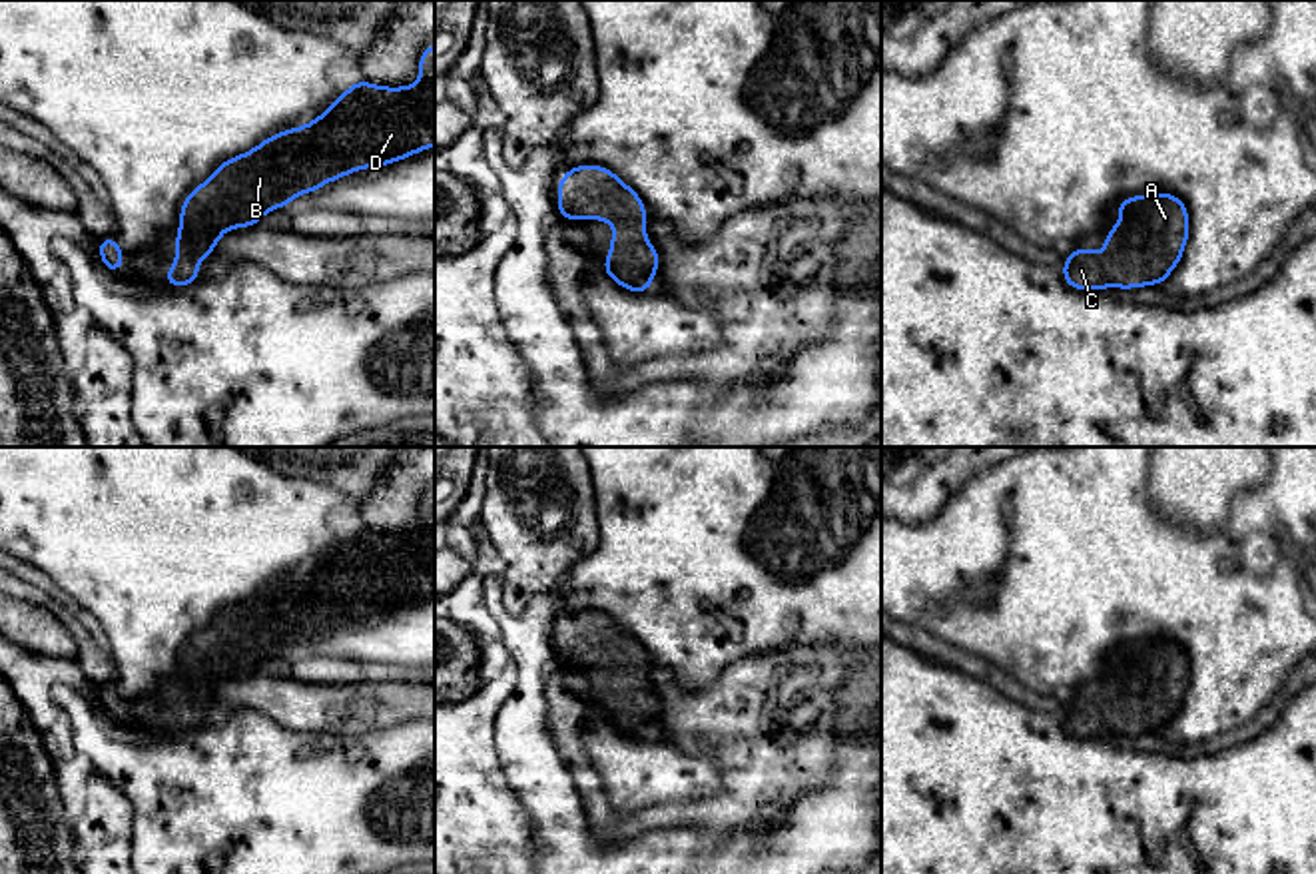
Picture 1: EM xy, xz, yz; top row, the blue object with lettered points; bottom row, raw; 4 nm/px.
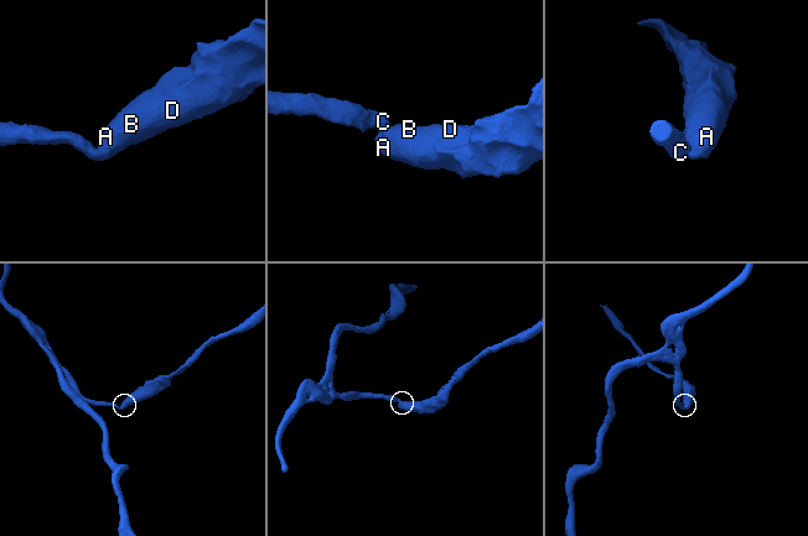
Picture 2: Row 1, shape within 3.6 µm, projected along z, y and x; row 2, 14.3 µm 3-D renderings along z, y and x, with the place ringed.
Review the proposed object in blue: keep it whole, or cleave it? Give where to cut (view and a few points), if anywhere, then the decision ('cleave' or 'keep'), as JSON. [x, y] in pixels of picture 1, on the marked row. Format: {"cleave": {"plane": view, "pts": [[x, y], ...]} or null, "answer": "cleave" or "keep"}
{"cleave": null, "answer": "keep"}

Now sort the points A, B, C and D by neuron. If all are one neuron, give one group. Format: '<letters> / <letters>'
A B C D

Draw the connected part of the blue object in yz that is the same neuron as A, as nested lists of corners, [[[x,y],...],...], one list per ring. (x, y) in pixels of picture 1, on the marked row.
[[[1158,192],[1123,198],[1111,212],[1117,216],[1121,210],[1131,218],[1119,218],[1103,237],[1105,259],[1091,247],[1069,249],[1061,265],[1069,287],[1095,291],[1162,285],[1180,263],[1190,218],[1178,196]]]

